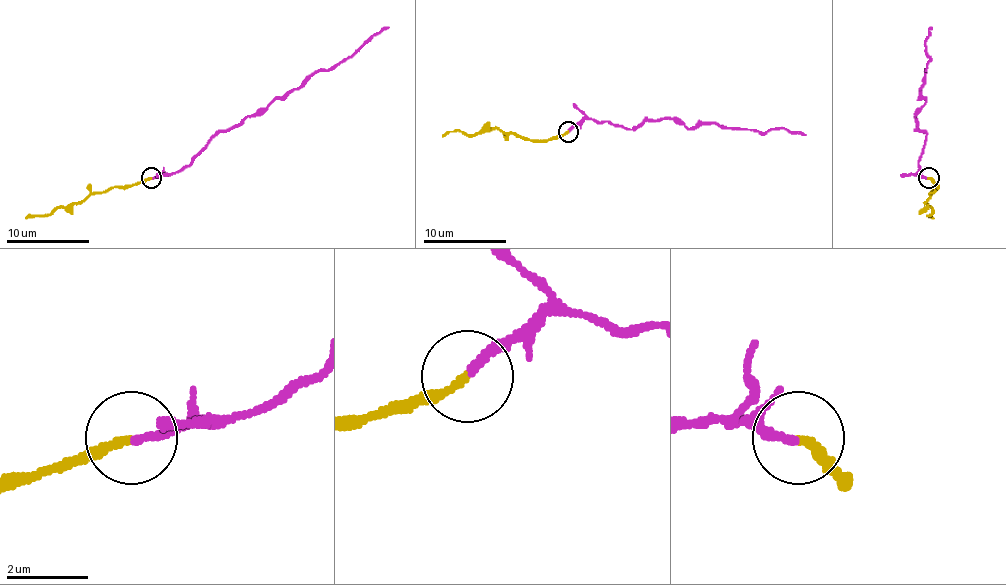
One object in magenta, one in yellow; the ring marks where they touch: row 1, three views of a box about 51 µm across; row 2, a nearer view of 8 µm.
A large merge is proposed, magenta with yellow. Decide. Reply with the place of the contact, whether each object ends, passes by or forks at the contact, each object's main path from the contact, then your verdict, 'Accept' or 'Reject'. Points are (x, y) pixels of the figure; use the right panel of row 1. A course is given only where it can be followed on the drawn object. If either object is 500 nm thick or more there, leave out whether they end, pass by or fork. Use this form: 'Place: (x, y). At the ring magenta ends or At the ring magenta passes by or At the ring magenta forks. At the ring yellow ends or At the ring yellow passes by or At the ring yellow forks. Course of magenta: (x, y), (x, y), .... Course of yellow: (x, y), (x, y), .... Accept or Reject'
Place: (928, 178). At the ring magenta ends. At the ring yellow ends. Course of magenta: (929, 177), (916, 173), (925, 133), (916, 115), (925, 100), (921, 90), (931, 28). Course of yellow: (929, 177), (937, 185), (927, 200), (931, 212), (927, 214), (933, 219). Reject

